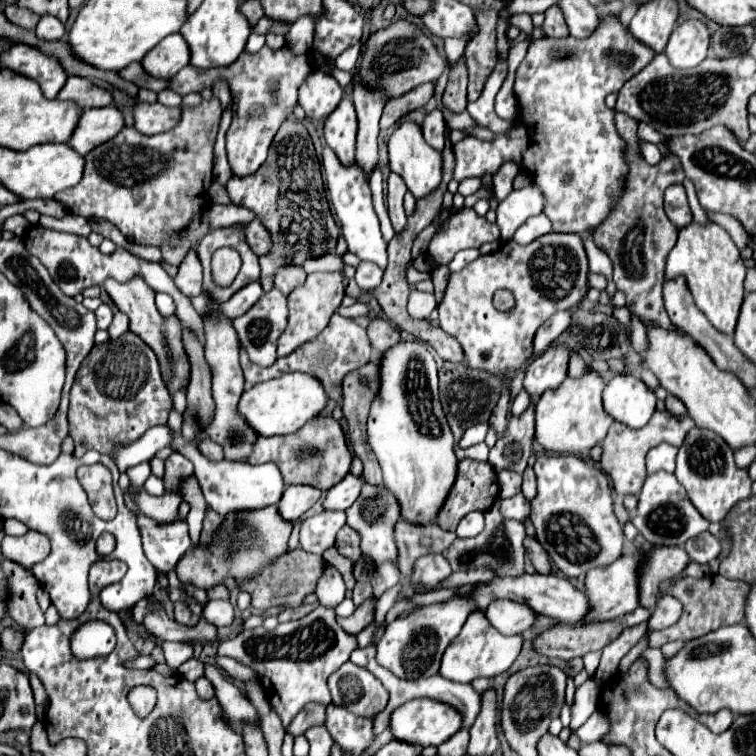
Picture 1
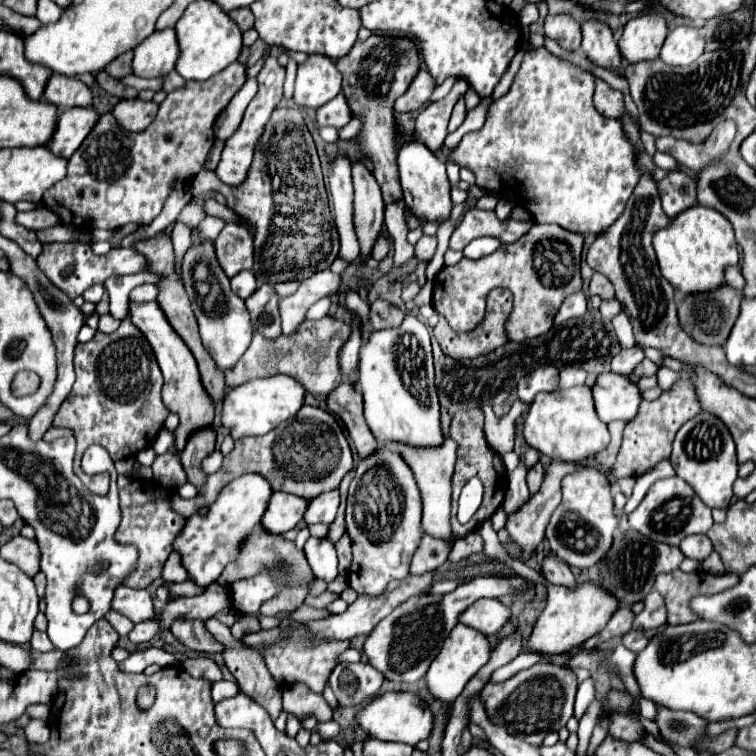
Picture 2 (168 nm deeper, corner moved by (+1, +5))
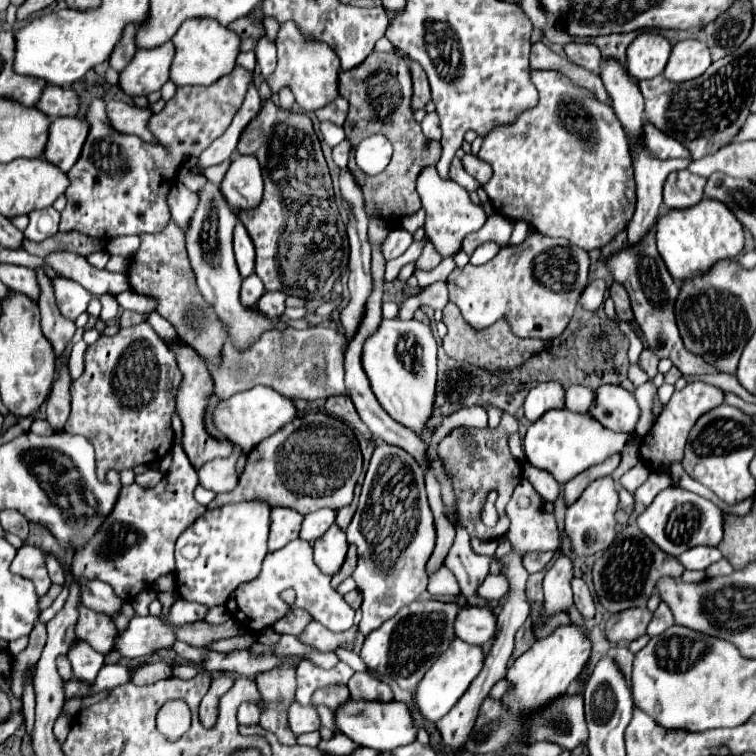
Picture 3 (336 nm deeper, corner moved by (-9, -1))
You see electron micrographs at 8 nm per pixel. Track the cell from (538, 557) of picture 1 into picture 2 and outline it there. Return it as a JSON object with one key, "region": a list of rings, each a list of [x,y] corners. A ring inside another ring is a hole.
{"region":[[[547,557],[541,565],[541,571],[543,571],[545,579],[553,585],[563,585],[563,587],[569,587],[569,589],[577,587],[577,581],[575,581],[569,565],[555,559],[555,557]]]}

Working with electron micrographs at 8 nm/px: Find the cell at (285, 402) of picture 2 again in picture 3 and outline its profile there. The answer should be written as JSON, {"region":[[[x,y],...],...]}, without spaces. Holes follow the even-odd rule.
{"region":[[[265,385],[251,387],[243,393],[235,393],[233,397],[221,401],[213,413],[213,419],[215,419],[215,425],[219,427],[219,431],[233,445],[239,445],[245,451],[251,451],[255,445],[259,445],[259,441],[271,437],[271,433],[275,433],[277,429],[283,429],[283,425],[291,423],[295,417],[297,417],[295,403]]]}

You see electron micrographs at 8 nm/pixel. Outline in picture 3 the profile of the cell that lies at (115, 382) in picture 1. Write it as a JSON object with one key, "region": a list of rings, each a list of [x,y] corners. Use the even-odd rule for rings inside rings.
{"region":[[[139,323],[129,329],[121,329],[113,337],[101,335],[93,345],[89,345],[85,355],[85,371],[71,387],[71,415],[64,431],[81,433],[95,447],[97,477],[105,483],[105,473],[109,469],[123,471],[137,465],[149,465],[159,461],[173,447],[173,427],[171,417],[175,413],[175,393],[181,381],[181,373],[175,363],[175,355],[169,351],[167,343],[147,325]]]}

